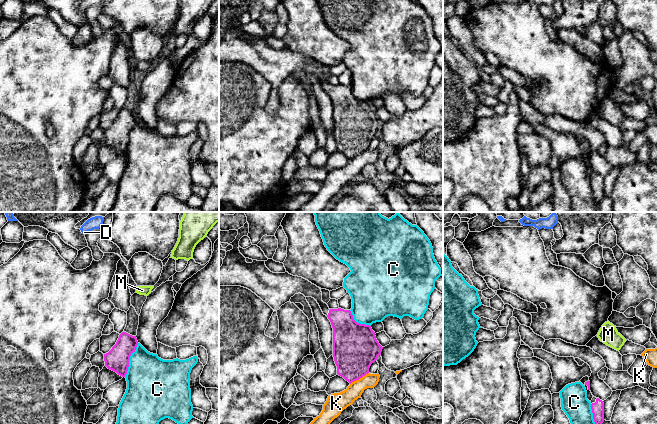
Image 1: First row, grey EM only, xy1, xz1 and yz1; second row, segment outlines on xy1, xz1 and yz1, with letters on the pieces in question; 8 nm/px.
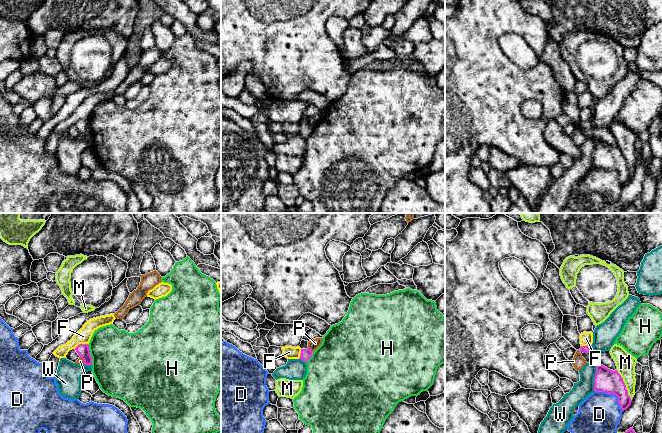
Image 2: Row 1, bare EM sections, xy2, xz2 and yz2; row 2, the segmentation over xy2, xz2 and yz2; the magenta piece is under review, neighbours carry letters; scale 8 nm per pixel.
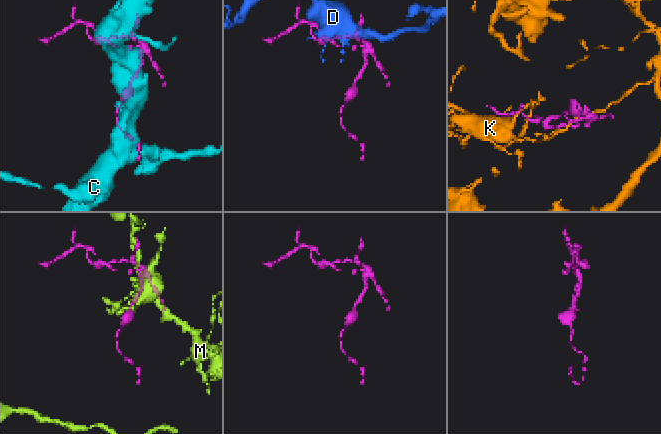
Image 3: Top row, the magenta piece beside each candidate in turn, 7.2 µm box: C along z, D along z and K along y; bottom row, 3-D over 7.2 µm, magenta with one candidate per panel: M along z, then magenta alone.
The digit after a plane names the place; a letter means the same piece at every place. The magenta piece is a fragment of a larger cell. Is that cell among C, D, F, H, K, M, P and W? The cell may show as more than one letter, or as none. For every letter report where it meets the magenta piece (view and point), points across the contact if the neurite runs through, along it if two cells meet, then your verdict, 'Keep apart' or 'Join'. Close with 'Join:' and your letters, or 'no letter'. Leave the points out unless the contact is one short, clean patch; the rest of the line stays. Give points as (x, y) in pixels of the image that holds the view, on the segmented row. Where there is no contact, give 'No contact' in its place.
C: Touches magenta at xy1 (129, 359). Keep apart
D: Touches magenta at yz2 (612, 393). Keep apart
F: Touches magenta at xy2 (80, 344). Boundary: xy2 (87, 343), (79, 343), (74, 348). Keep apart
H: Touches magenta at xy2 (89, 354). Keep apart
K: Touches magenta at xz1 (359, 378). Keep apart
M: Touches magenta at yz2 (625, 385). Keep apart
P: Touches magenta at xz2 (309, 349). Boundary: xz2 (308, 347), (312, 351). Keep apart
W: Touches magenta at yz2 (595, 377). Keep apart
Join: no letter

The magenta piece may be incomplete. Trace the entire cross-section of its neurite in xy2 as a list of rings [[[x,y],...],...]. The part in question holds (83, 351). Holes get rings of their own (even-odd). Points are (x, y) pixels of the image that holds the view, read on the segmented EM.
[[[79,344],[75,348],[78,355],[84,360],[85,365],[92,365],[92,357],[90,355],[90,350],[88,344]]]

